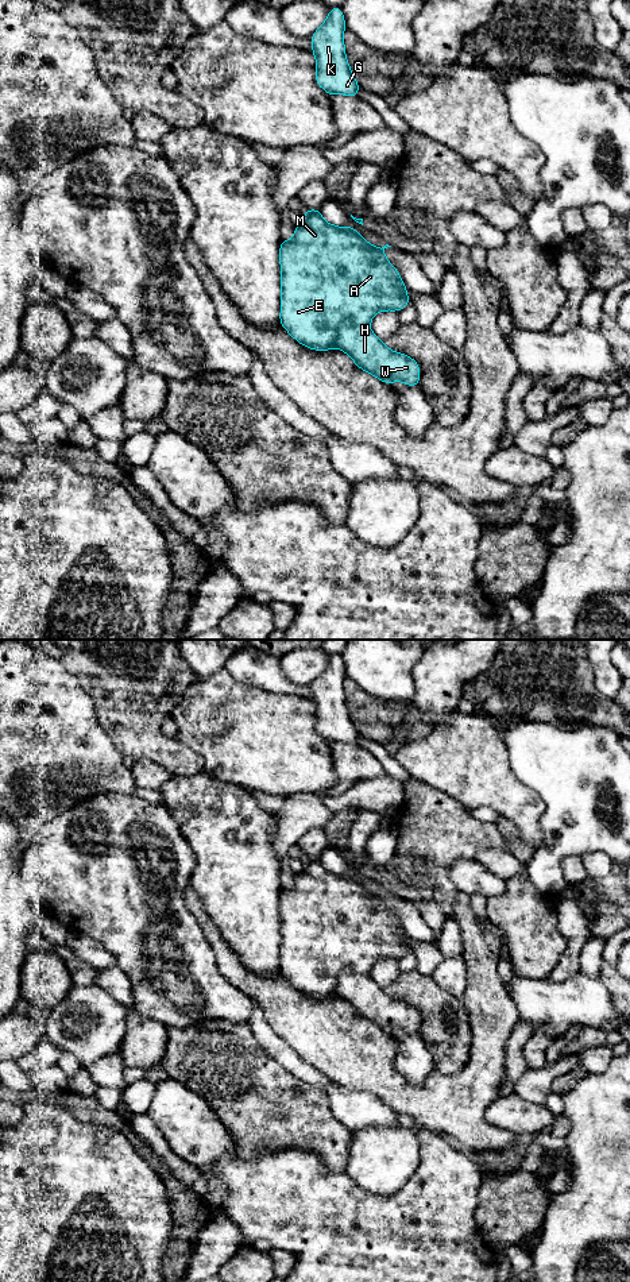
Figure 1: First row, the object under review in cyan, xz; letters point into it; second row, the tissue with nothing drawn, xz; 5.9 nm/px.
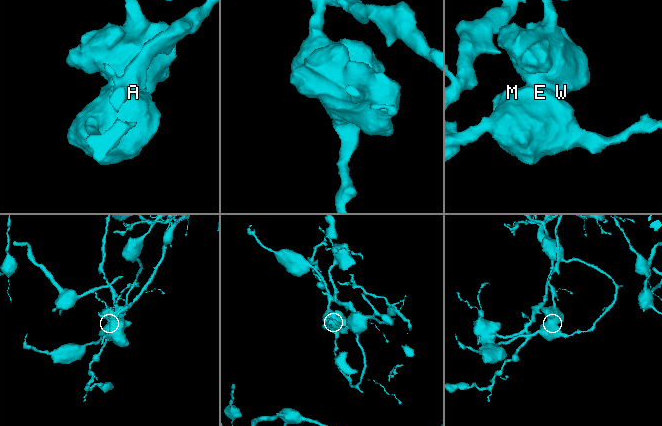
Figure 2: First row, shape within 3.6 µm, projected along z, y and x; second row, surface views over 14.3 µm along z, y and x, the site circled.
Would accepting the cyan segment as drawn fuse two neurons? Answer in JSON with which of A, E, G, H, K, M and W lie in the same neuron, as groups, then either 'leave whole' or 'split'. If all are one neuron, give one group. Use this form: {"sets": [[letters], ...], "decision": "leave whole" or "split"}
{"sets": [["A", "E", "G", "K", "M"], ["H", "W"]], "decision": "split"}

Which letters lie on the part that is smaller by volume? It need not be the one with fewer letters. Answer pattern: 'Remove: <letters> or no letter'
Remove: H, W

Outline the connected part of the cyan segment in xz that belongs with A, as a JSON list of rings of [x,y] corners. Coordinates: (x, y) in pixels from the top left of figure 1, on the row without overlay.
[[[308,857],[294,884],[279,893],[279,970],[285,978],[306,996],[329,999],[337,996],[337,978],[344,969],[370,974],[376,961],[399,959],[411,951],[398,918],[384,903],[387,895],[391,893],[372,893],[352,874],[326,870],[321,857]]]

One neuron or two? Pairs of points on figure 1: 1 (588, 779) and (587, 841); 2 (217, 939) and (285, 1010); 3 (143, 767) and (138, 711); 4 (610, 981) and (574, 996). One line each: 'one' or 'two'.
1: one
2: one
3: two
4: two

